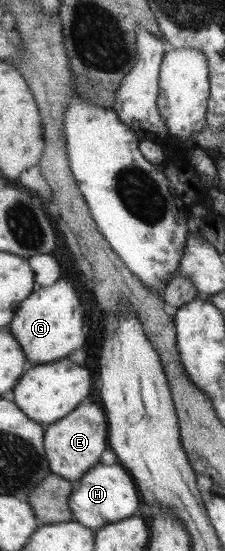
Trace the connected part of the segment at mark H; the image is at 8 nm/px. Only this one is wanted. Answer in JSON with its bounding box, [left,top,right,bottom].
[69,461,140,531]

